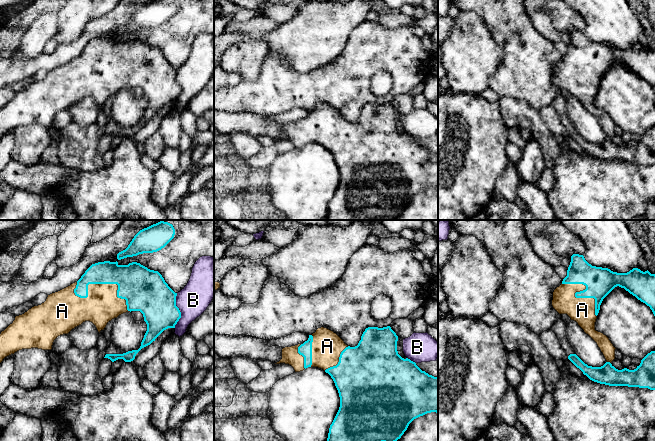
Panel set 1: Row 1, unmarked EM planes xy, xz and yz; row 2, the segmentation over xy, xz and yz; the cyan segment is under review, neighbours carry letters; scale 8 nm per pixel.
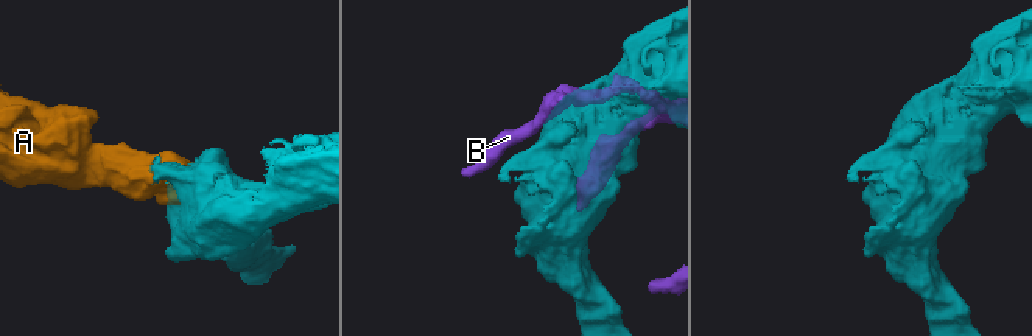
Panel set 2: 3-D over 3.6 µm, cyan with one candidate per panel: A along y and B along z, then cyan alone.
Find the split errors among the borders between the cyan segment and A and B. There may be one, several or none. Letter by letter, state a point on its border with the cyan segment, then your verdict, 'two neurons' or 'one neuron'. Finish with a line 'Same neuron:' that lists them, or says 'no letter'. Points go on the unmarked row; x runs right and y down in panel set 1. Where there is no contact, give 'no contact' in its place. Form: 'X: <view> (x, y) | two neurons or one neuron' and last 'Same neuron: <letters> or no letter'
A: xy (100, 59) | one neuron
B: xy (179, 86) | two neurons
Same neuron: A

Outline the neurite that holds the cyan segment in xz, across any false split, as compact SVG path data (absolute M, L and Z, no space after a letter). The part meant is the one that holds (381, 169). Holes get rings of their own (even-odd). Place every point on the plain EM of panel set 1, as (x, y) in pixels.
M390 102L368 103L355 123L350 123L333 107L321 103L309 111L307 117L282 125L282 135L275 139L291 141L295 148L318 143L333 155L340 173L339 186L330 201L327 220L386 220L394 219L416 194L427 189L438 189L438 153L422 147L415 138L402 134L397 127L398 112Z

